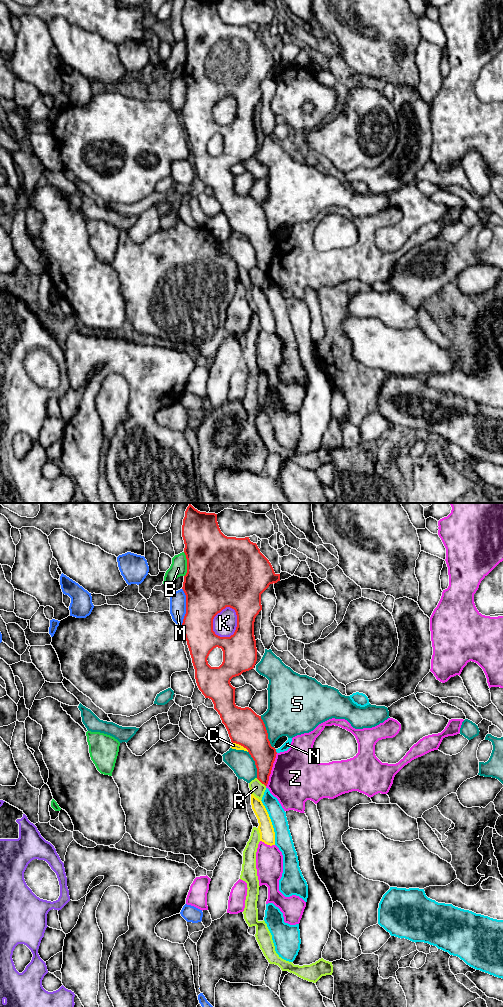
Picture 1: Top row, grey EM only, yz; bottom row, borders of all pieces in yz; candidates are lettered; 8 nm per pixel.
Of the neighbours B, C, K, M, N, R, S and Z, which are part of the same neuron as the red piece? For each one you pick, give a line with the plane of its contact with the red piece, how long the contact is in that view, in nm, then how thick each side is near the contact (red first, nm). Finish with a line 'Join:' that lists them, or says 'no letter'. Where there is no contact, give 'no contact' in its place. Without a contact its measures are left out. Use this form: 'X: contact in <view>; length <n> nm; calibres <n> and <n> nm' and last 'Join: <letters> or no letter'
Join: no letter

